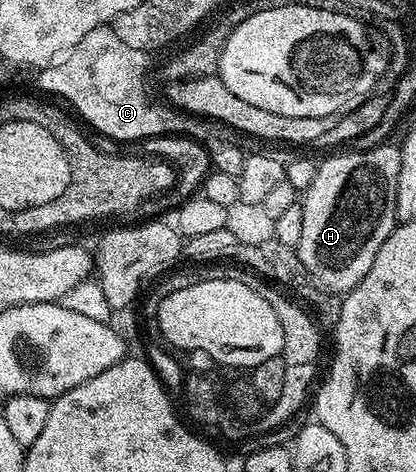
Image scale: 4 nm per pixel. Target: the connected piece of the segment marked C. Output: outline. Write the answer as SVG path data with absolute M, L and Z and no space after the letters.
M113 25L97 26L92 28L92 32L88 32L88 36L84 36L84 40L80 40L80 44L66 51L49 66L41 67L37 71L38 82L48 93L59 94L63 98L61 99L63 103L71 102L95 126L98 134L106 134L114 139L115 143L134 142L137 138L145 140L166 136L175 131L172 129L178 122L172 116L171 109L161 110L160 107L154 106L149 92L146 91L146 58L148 58L147 51L137 50L124 44L124 40L116 36Z

